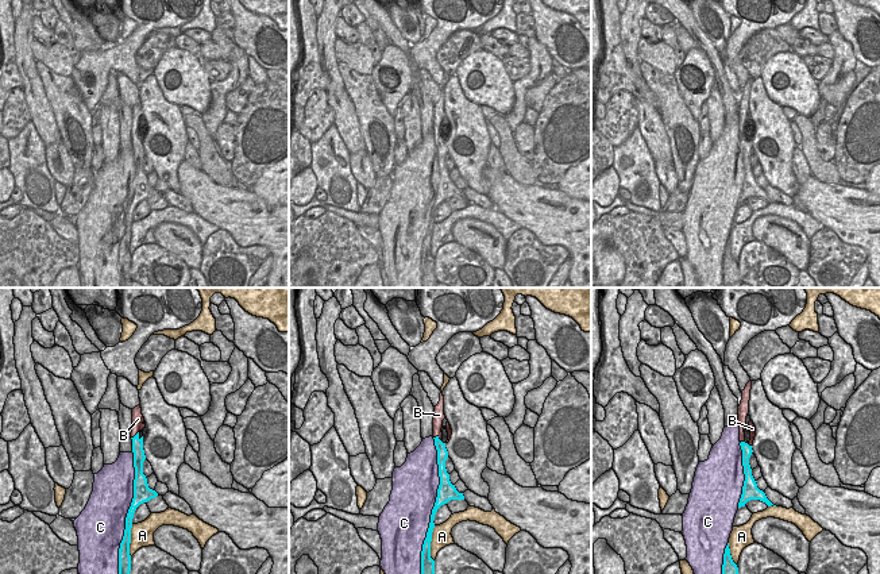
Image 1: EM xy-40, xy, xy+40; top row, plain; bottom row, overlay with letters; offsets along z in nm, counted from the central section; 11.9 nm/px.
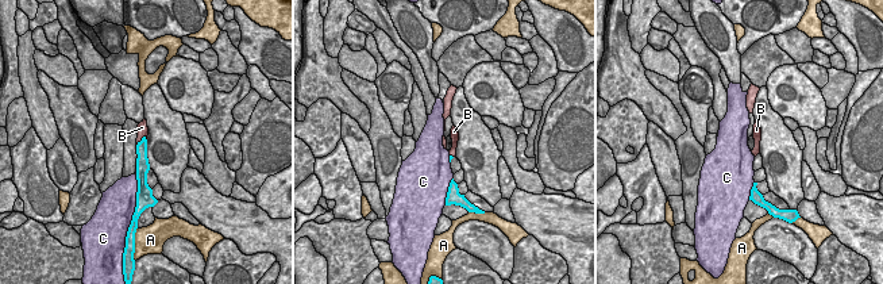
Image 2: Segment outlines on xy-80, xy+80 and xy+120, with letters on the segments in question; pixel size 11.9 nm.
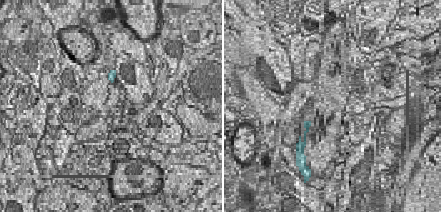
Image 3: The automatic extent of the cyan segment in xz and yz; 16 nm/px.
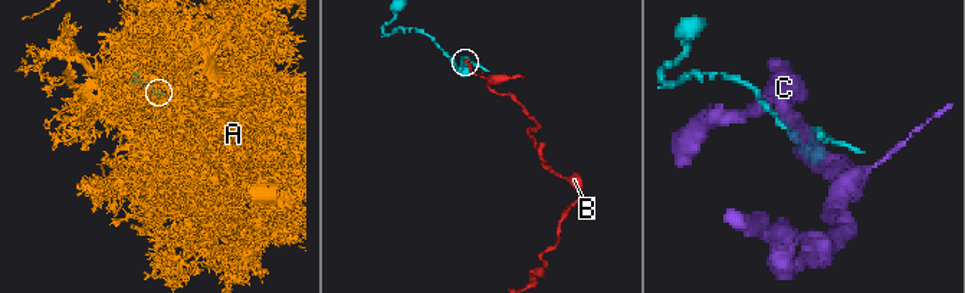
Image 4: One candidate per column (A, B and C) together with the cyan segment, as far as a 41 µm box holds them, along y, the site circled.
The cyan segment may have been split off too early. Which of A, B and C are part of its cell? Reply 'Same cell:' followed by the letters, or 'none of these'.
Same cell: B

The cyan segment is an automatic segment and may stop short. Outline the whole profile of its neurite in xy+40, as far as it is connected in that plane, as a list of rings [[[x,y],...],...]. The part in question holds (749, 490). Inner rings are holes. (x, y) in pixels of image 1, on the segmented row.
[[[749,381],[742,390],[742,400],[738,407],[738,425],[740,425],[740,446],[742,450],[742,466],[745,481],[742,486],[742,494],[738,502],[738,508],[745,506],[745,504],[750,500],[760,500],[765,502],[768,506],[773,505],[765,496],[763,490],[757,488],[757,481],[752,475],[752,469],[749,465],[749,458],[753,452],[752,446],[756,436],[756,427],[753,421],[746,421],[746,416],[749,413],[749,400],[750,400],[750,389],[752,381]]]

